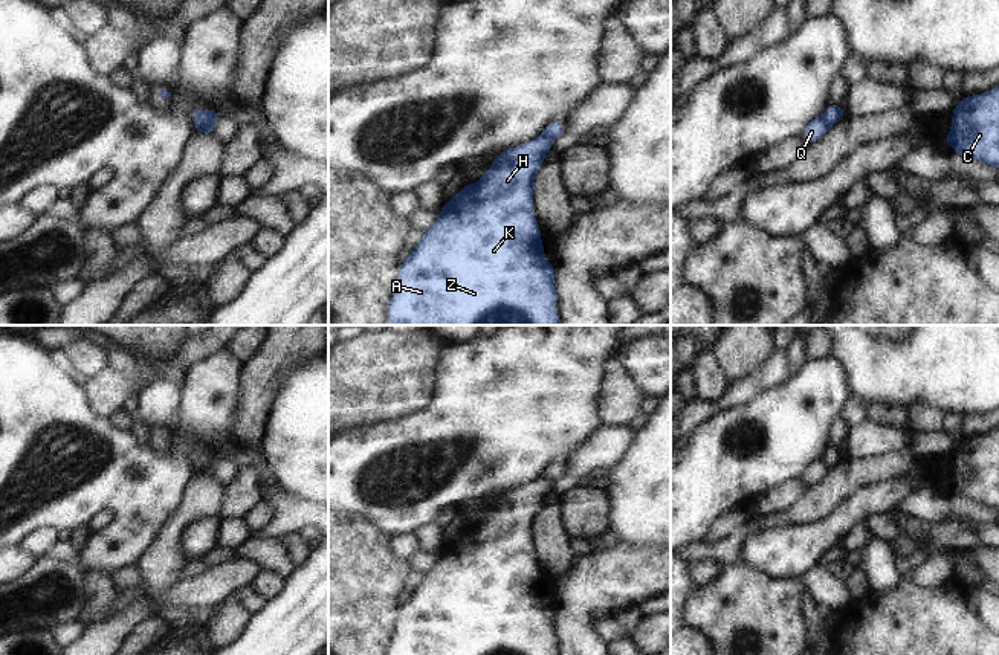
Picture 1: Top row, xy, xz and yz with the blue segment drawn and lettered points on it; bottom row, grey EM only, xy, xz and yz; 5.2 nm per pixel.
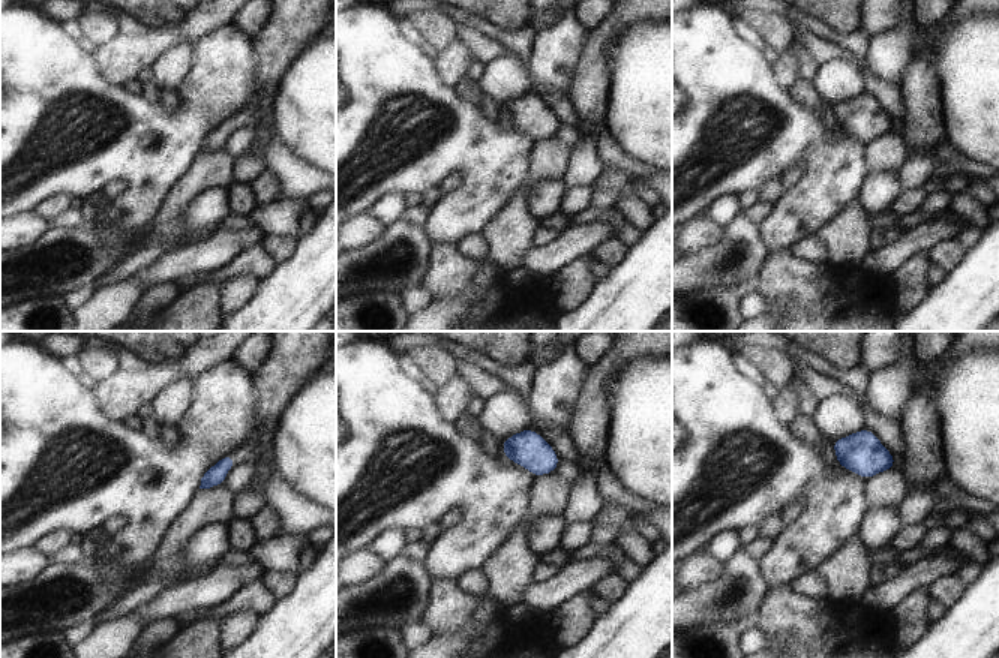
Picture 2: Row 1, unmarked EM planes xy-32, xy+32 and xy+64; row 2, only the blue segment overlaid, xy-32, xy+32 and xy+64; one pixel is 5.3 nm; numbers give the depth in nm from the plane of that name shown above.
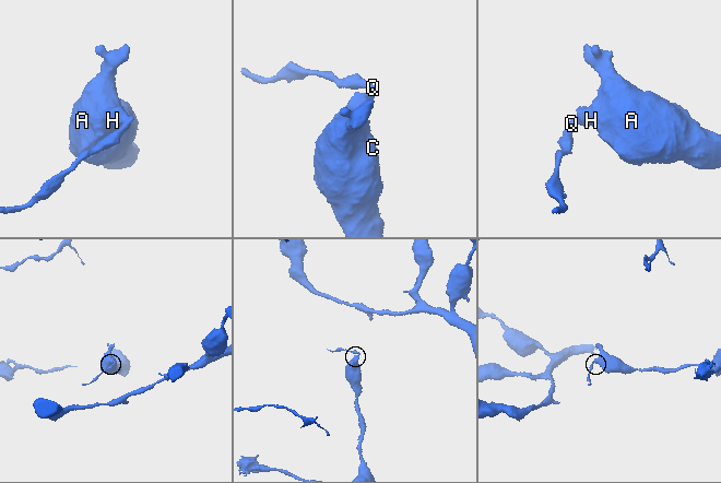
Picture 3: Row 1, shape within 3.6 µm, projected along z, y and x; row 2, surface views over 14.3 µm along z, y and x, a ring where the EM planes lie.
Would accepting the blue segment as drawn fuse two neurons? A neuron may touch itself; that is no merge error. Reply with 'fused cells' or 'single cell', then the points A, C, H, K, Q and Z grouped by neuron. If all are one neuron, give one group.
fused cells; A C H K Z / Q

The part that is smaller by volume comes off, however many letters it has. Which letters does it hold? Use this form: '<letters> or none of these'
Q

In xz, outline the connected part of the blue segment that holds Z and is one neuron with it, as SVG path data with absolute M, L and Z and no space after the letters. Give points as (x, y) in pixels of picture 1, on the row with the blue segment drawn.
M539 134L533 140L496 154L480 182L466 183L440 209L435 223L402 263L388 302L390 325L562 325L556 315L558 281L547 263L535 209L535 176L541 171L551 140Z

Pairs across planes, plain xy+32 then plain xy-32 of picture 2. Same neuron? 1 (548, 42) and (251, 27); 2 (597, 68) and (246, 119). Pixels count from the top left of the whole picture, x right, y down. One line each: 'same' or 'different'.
1: different
2: different

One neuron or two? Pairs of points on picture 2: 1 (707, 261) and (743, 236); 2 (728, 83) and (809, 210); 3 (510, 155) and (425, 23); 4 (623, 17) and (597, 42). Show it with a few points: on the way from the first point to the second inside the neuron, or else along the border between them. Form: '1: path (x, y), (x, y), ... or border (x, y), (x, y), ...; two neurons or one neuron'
1: path (716, 260), (734, 242); one neuron
2: path (767, 98), (810, 149), (810, 171); one neuron
3: border (425, 45), (431, 50); two neurons
4: path (617, 23), (603, 36); one neuron

